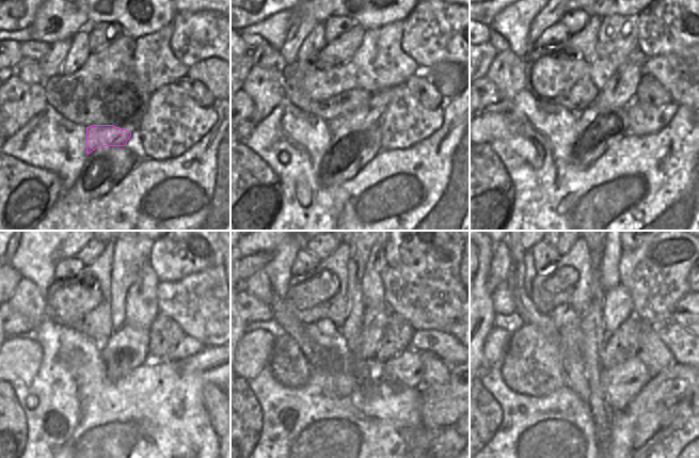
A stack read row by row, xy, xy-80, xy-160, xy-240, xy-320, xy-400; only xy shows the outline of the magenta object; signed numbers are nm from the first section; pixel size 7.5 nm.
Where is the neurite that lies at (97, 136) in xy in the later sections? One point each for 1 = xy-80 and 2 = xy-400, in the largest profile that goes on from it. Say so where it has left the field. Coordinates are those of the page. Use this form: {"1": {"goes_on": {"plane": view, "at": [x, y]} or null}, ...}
{"1": {"goes_on": {"plane": "xy-80", "at": [371, 112]}}, "2": {"goes_on": {"plane": "xy-400", "at": [612, 252]}}}

